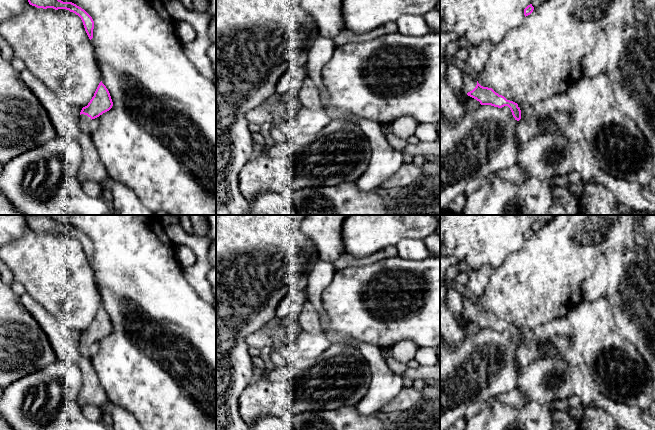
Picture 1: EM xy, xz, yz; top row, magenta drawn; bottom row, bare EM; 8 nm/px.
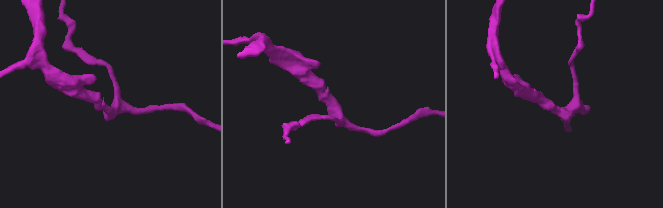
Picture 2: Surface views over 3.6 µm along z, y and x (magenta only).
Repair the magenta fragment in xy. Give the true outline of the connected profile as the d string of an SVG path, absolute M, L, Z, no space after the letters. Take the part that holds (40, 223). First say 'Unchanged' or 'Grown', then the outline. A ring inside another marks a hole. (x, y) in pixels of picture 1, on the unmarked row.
Unchanged. M29 215L25 218L25 220L29 228L37 232L53 232L55 234L66 233L75 237L81 242L89 263L91 264L93 262L94 245L92 241L81 231L72 226L63 226L44 215Z

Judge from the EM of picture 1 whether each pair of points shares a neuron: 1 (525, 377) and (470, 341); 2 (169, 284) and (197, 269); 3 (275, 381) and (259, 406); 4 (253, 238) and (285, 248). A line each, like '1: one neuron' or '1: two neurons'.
1: two neurons
2: two neurons
3: one neuron
4: one neuron

